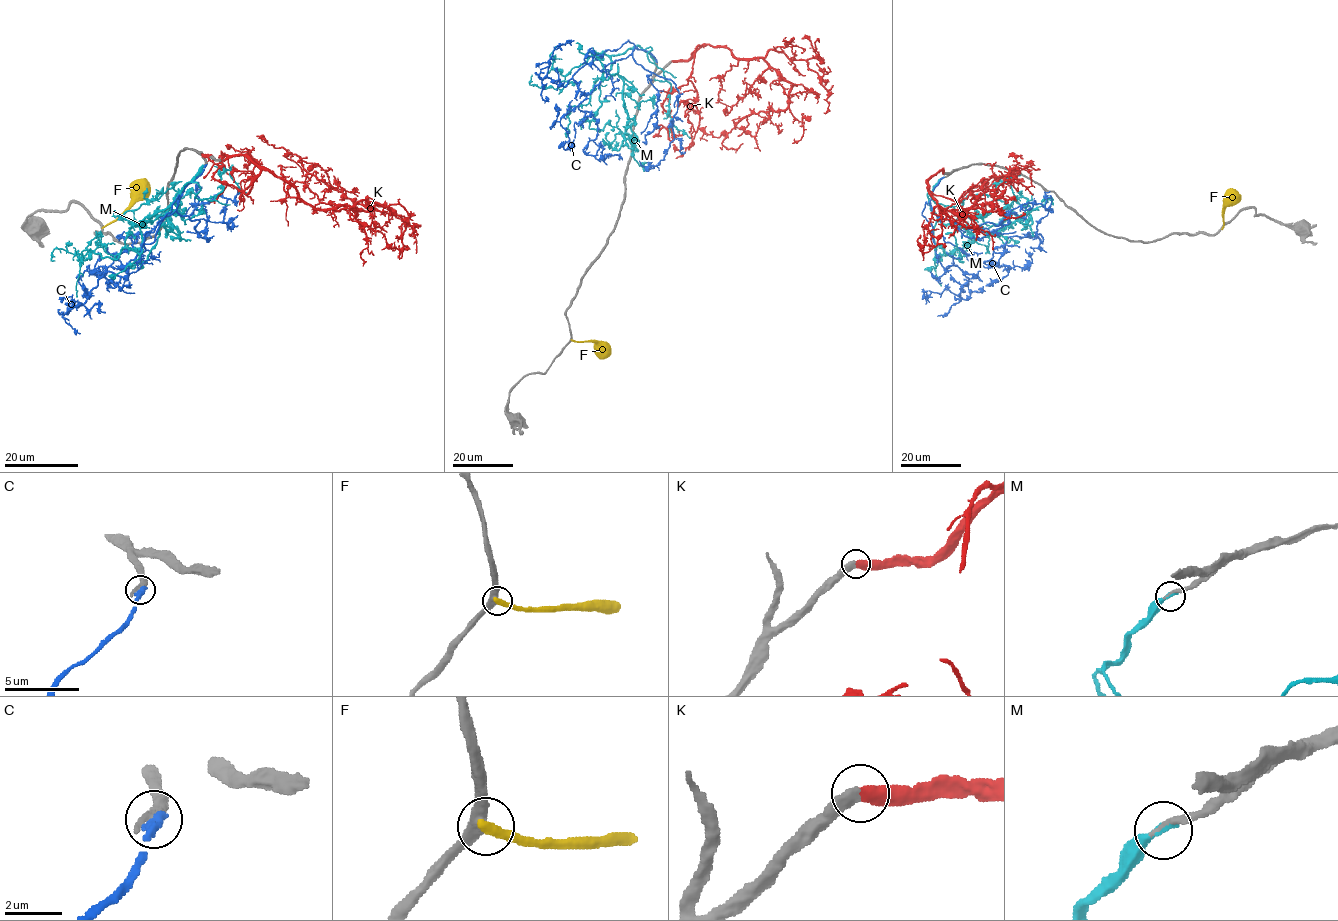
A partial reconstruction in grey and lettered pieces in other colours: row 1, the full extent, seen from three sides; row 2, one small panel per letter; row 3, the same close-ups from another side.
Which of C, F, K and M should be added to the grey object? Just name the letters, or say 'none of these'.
K

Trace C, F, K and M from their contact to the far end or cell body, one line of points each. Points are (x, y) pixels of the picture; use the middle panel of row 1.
C: (655, 61), (635, 48), (609, 63), (578, 108), (597, 127), (583, 151), (599, 160), (605, 154), (619, 160)
F: (572, 340), (598, 341), (606, 351)
K: (672, 61), (726, 46), (735, 57), (762, 58), (791, 83), (784, 110), (748, 114), (722, 144), (742, 143)
M: (654, 60), (639, 45), (611, 56), (590, 123), (634, 146), (623, 79), (590, 62)

